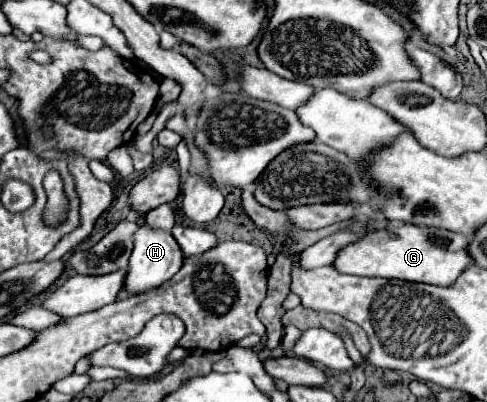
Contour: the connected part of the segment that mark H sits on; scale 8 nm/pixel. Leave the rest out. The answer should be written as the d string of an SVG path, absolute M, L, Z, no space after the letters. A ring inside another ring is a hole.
M143 223L137 227L133 237L135 237L135 249L129 259L129 273L125 279L125 291L129 291L131 295L139 295L139 293L145 293L153 287L159 287L165 281L169 281L181 269L185 255L181 253L181 247L177 245L177 241L171 237L171 231L155 229L151 225Z

